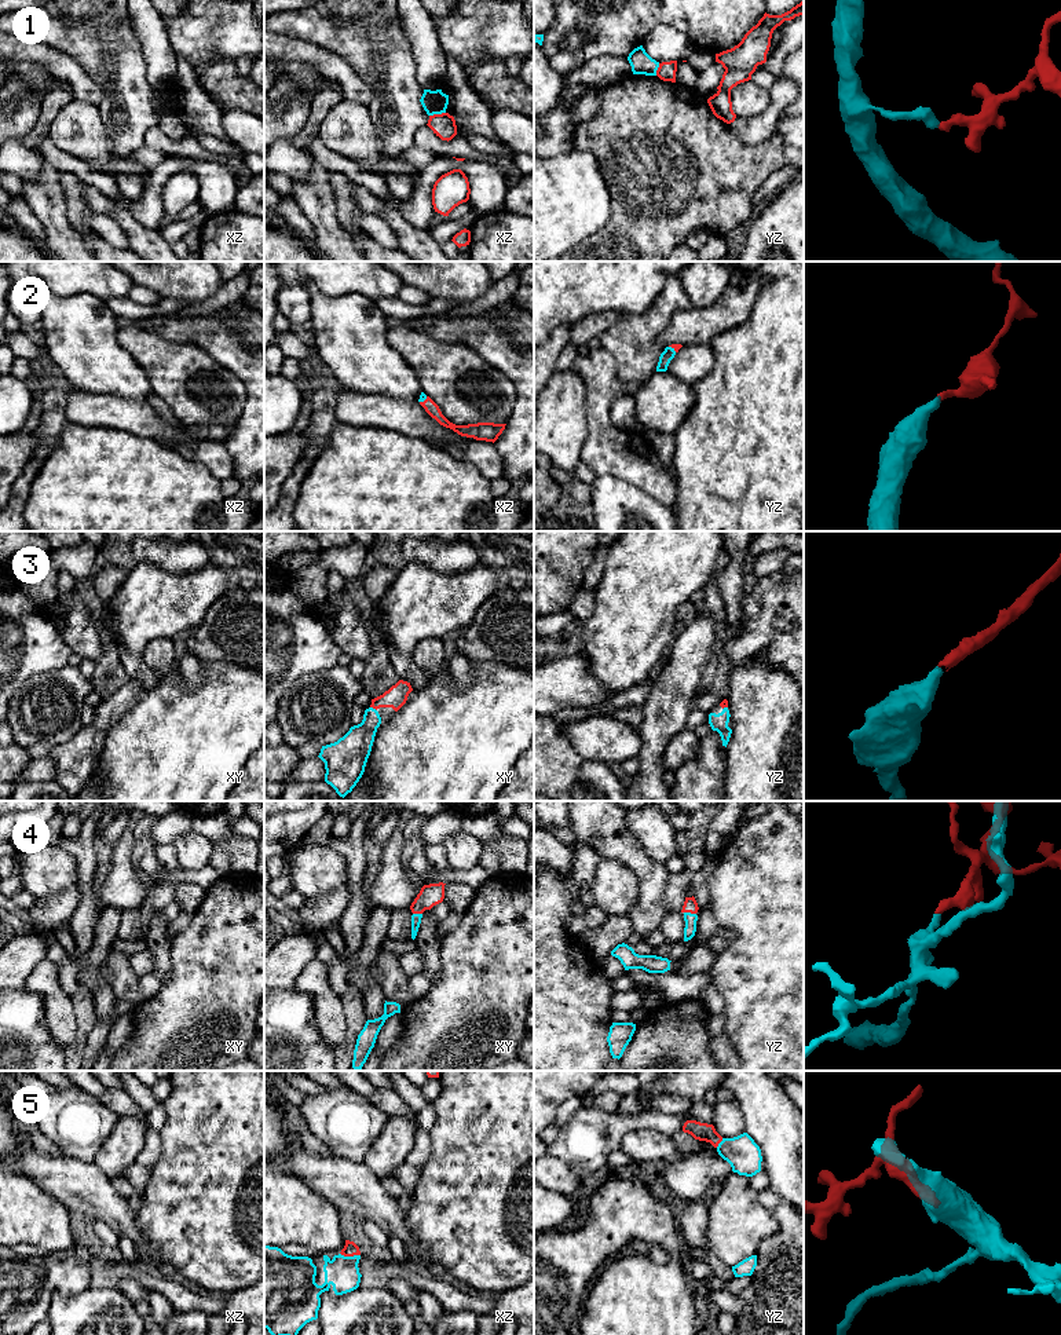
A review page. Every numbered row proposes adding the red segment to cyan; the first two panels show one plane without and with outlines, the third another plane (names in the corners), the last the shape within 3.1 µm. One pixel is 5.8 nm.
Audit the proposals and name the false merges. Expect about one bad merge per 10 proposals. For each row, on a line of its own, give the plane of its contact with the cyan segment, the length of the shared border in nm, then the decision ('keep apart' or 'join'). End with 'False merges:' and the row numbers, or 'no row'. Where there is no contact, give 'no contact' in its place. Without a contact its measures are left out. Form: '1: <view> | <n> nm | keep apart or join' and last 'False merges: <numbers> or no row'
1: xz | 100 nm | keep apart
2: xz | 60 nm | join
3: xy | 50 nm | join
4: yz | 70 nm | join
5: xz | 120 nm | join
False merges: 1

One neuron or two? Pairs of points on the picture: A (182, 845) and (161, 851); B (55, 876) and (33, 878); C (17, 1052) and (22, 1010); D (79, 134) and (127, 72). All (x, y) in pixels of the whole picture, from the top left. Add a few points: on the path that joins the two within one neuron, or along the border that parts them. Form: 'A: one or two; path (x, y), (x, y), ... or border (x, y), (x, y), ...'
A: two; border (171, 844), (182, 867)
B: one; path (50, 876), (39, 878)
C: one; path (17, 1042), (17, 1020)
D: two; border (97, 105), (101, 121), (110, 139)

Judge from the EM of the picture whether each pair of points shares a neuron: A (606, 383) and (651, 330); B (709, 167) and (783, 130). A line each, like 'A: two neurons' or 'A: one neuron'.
A: two neurons
B: two neurons

